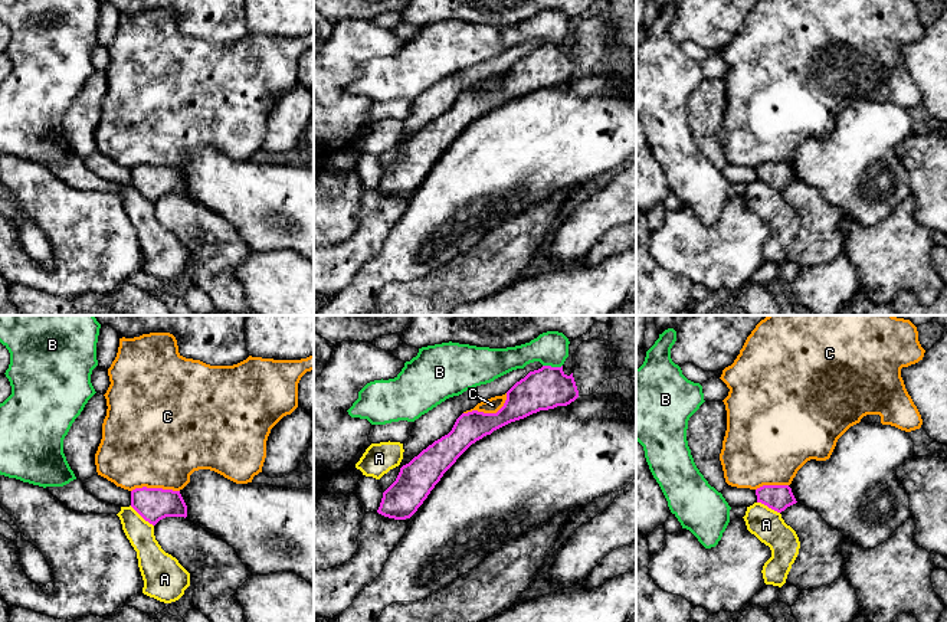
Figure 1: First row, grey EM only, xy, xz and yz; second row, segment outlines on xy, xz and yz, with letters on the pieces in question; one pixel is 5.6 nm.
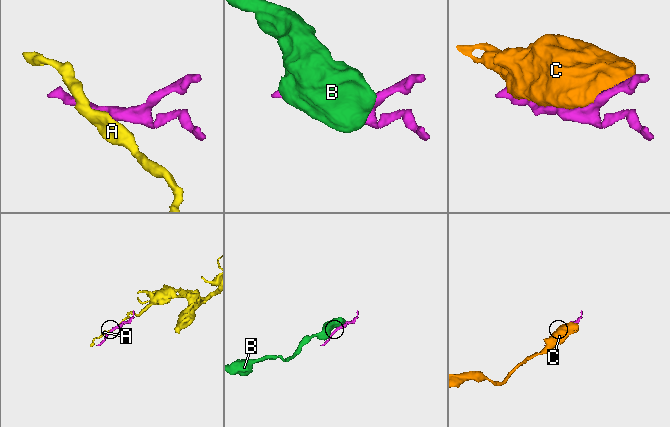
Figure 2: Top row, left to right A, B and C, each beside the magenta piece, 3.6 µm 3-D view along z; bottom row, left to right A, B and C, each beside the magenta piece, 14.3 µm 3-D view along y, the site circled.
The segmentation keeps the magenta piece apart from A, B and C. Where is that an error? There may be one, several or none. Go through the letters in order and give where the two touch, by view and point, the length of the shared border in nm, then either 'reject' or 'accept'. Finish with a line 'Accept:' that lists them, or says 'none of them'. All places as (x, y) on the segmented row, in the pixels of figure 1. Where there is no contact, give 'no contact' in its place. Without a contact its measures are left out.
A: contact xy (141, 516); length 180 nm; reject
B: contact xz (553, 367); length 110 nm; reject
C: contact xz (488, 413); length 280 nm; reject
Accept: none of them

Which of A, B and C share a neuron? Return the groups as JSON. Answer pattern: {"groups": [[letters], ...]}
{"groups": [["A"], ["B"], ["C"]]}

